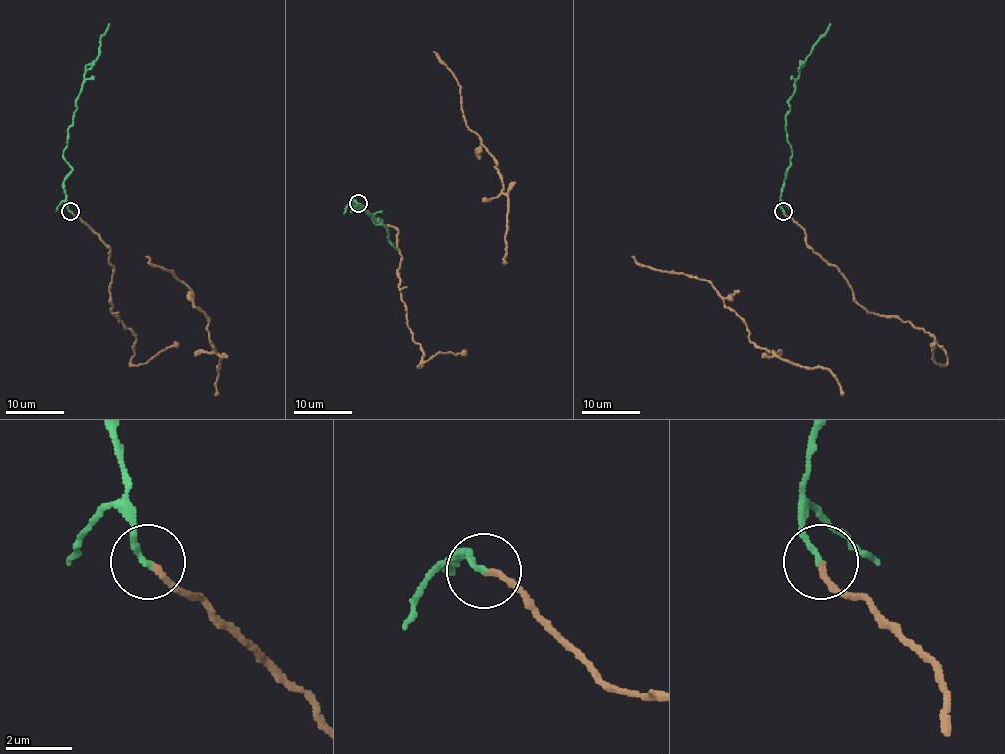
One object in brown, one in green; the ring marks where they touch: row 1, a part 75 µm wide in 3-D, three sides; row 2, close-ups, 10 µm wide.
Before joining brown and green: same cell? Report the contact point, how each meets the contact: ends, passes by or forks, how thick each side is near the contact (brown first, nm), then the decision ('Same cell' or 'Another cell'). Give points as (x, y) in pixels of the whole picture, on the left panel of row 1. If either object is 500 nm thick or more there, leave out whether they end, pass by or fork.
Place: (70, 211). At the ring brown ends. At the ring green ends. Thickness 190 nm (brown) against 170 nm. Same cell

